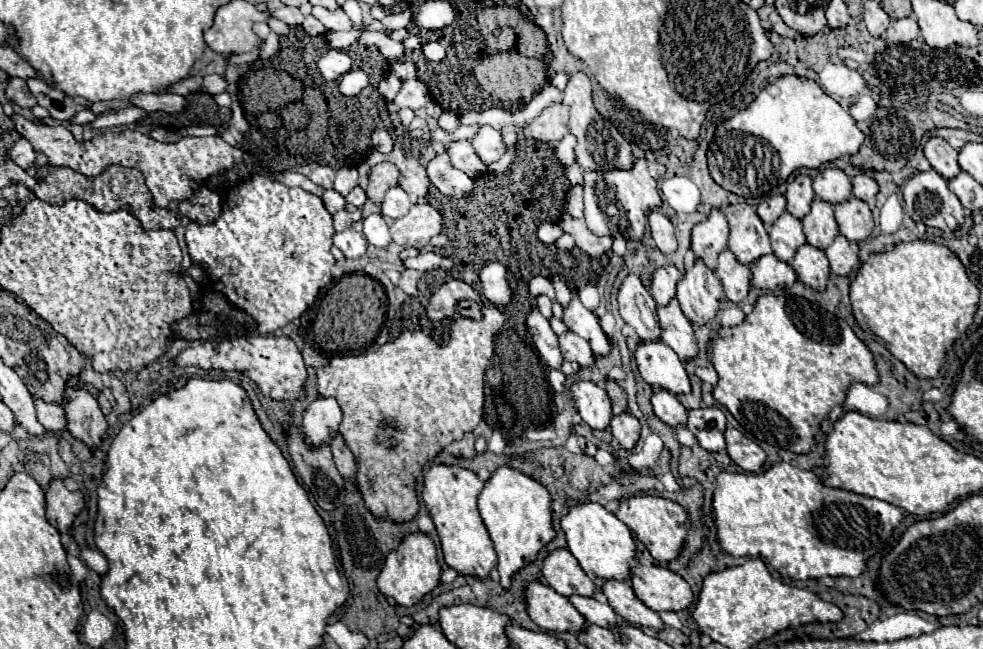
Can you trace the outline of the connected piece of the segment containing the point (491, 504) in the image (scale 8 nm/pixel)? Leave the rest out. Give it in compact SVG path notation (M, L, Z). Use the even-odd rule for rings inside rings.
M500 466L494 472L494 476L486 482L486 486L478 498L478 510L486 524L490 540L494 544L494 550L498 554L500 586L504 590L510 590L512 574L516 574L526 564L534 562L538 558L540 550L556 536L554 526L552 526L550 494L540 482L536 482L508 466Z

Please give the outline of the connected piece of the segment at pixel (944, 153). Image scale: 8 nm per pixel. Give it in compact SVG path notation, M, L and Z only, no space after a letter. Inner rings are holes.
M930 138L924 146L924 156L928 158L930 166L946 180L952 180L960 174L960 166L956 162L958 152L942 138Z

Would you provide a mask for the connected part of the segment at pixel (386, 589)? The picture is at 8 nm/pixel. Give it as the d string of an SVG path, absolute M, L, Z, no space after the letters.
M416 532L406 536L402 544L396 548L396 552L390 552L386 556L384 568L378 576L378 590L388 600L394 600L398 606L414 606L428 592L432 592L438 586L438 582L440 582L440 564L436 558L436 546L426 534Z

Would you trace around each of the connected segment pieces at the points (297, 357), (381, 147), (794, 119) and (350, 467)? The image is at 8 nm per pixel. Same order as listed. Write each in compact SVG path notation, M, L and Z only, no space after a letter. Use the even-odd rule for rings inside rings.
M242 336L234 340L224 340L220 344L204 342L200 346L190 346L182 350L176 358L172 358L176 366L198 366L202 370L234 370L248 376L252 382L258 384L260 392L272 400L302 400L304 398L304 384L308 380L308 372L302 360L300 350L288 336Z
M384 128L376 130L376 132L372 134L372 144L374 144L374 148L376 148L378 152L390 154L390 150L392 150L392 136L390 136L390 132L384 130Z
M782 76L774 84L768 84L746 110L720 124L714 136L720 136L720 140L724 140L724 136L756 136L758 142L764 140L764 144L776 152L776 160L780 160L780 168L776 168L776 186L784 184L796 168L820 168L842 156L854 156L864 142L864 134L858 130L854 118L816 82L798 76Z
M340 434L336 436L336 440L332 440L330 450L332 450L334 464L336 464L338 472L340 472L340 476L346 480L346 484L352 484L352 478L356 474L356 460L354 460L352 452L348 450L348 446L344 444L344 440L342 440Z

